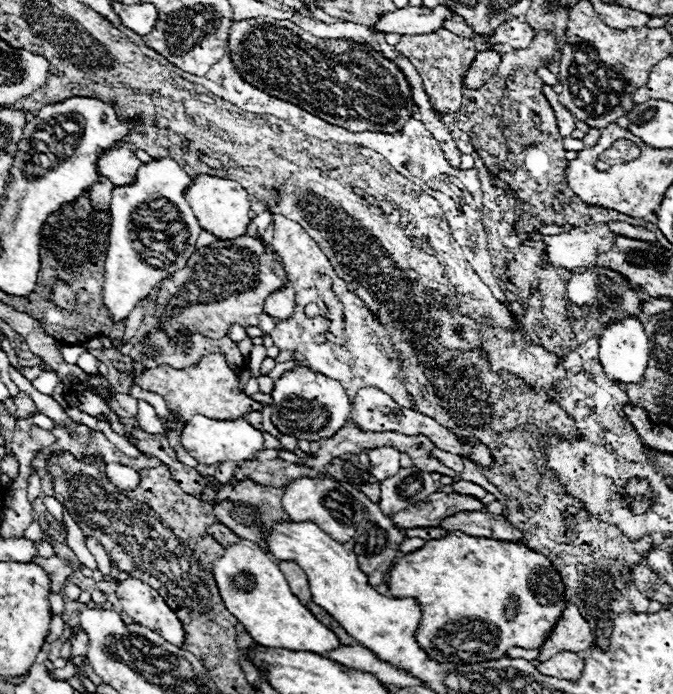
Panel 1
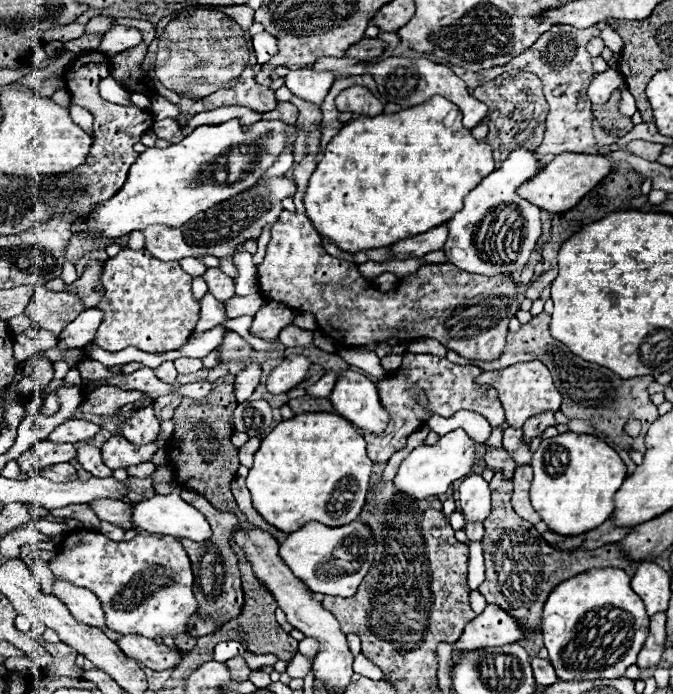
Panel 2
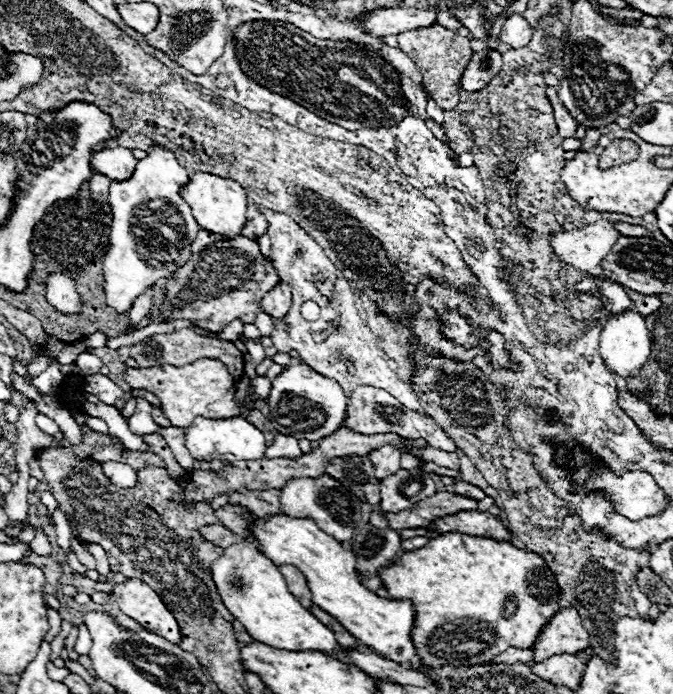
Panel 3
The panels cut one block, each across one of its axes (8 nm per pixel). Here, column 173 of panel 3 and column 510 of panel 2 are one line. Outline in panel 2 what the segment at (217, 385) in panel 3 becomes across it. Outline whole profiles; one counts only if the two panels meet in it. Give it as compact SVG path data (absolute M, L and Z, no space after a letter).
M538 360L518 362L518 364L512 364L508 368L502 368L502 370L482 372L482 376L478 376L478 382L480 384L494 384L494 388L498 390L500 402L502 402L502 406L506 410L506 422L512 428L522 428L524 422L528 418L536 416L536 414L556 412L560 408L560 404L562 404L562 396L556 390L556 386L552 384L550 370Z

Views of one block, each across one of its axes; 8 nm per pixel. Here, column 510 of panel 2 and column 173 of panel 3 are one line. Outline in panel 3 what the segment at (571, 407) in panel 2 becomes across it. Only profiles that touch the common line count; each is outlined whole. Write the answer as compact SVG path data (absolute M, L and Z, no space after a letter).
M182 328L174 334L154 334L148 336L146 340L142 340L140 344L130 348L130 356L138 362L138 366L142 368L150 368L154 364L188 364L200 358L218 358L226 364L228 372L232 374L234 382L238 382L244 376L244 360L242 360L242 352L228 340L210 340L204 336L198 336L196 332L192 332L190 328Z

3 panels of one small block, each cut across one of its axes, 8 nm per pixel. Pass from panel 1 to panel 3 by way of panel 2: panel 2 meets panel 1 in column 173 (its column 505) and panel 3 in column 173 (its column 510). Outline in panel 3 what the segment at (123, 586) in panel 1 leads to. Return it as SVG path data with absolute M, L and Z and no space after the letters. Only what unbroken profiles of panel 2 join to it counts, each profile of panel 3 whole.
M132 578L122 584L116 584L112 594L126 616L134 618L138 624L170 640L172 644L180 642L182 634L176 618L170 614L170 610L162 604L160 596L148 584L138 578Z

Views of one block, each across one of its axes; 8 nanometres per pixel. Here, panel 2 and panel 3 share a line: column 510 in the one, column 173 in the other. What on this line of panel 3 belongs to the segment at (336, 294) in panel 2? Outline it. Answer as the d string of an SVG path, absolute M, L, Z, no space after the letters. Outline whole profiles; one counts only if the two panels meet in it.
M234 238L226 242L212 242L200 252L192 254L190 260L174 272L174 278L164 288L160 316L164 320L186 318L212 332L222 332L234 318L242 318L244 324L254 322L260 308L262 296L278 284L278 274L264 260L258 242L250 238Z

